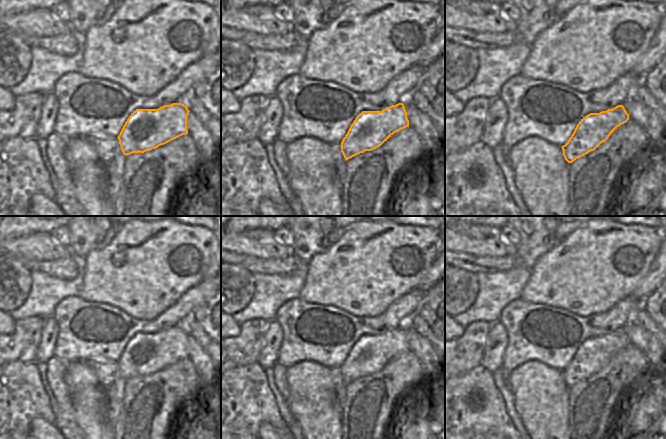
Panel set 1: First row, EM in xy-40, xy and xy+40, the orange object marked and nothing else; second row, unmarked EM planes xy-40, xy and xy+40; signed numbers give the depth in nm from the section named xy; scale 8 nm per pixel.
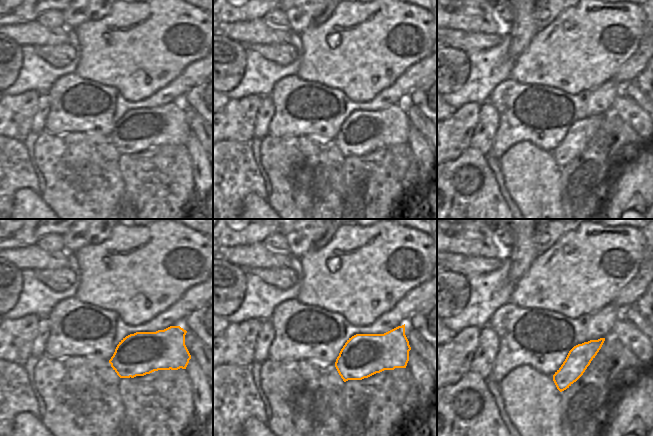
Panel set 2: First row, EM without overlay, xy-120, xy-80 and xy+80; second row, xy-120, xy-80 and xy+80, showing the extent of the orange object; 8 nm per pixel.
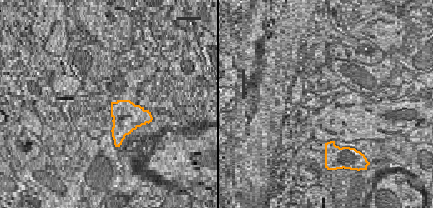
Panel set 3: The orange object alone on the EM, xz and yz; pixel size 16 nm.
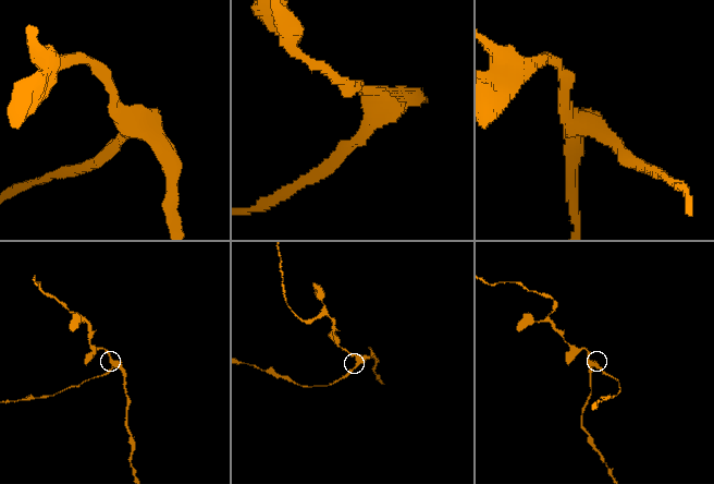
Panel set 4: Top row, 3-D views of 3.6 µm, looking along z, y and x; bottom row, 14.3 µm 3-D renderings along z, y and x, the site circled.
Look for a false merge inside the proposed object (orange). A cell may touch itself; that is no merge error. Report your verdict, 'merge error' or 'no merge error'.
merge error

